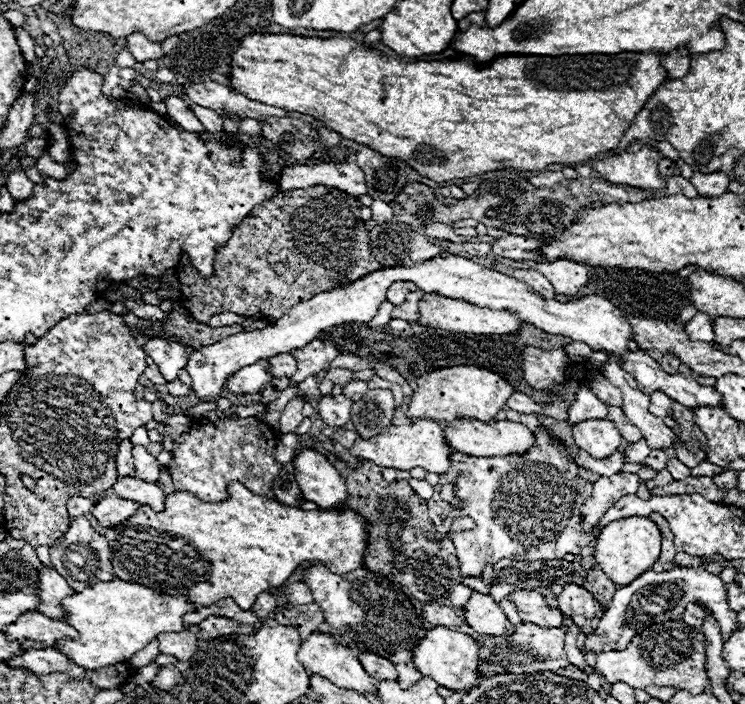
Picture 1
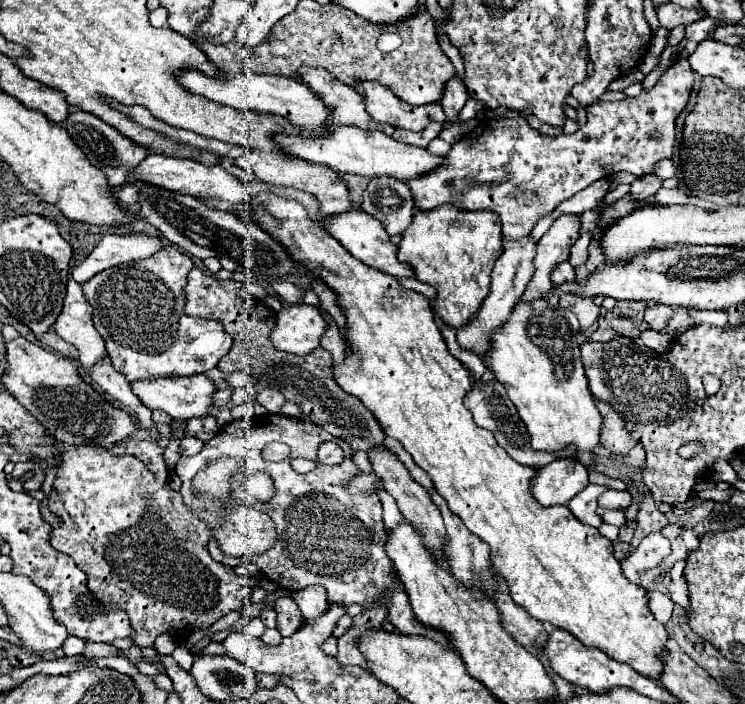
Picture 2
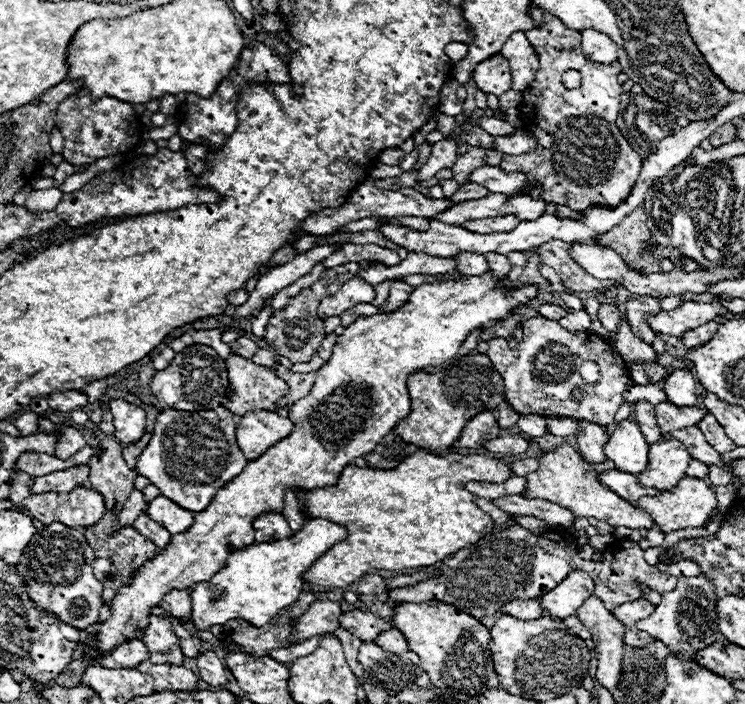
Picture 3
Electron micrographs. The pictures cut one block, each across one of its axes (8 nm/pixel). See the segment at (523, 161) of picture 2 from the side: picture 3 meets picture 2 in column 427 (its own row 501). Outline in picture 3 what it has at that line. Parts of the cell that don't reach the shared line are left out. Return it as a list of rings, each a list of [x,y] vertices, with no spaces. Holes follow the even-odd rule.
[[[218,406],[192,414],[184,410],[164,410],[156,416],[150,444],[138,456],[136,474],[146,476],[158,486],[162,496],[178,506],[190,512],[202,512],[216,492],[244,470],[246,462],[236,444],[236,422],[228,408]]]

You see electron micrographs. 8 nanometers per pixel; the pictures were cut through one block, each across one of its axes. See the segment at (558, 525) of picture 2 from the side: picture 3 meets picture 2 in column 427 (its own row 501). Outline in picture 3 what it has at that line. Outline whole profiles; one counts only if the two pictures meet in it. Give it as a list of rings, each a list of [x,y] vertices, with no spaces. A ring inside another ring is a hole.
[[[418,450],[394,470],[346,466],[334,486],[296,492],[300,510],[310,520],[326,518],[346,526],[348,532],[344,542],[334,544],[302,574],[302,580],[326,588],[344,588],[372,568],[404,570],[432,566],[478,542],[494,528],[492,518],[474,504],[474,496],[462,486],[468,480],[504,482],[508,478],[508,464],[486,454],[434,456]]]

